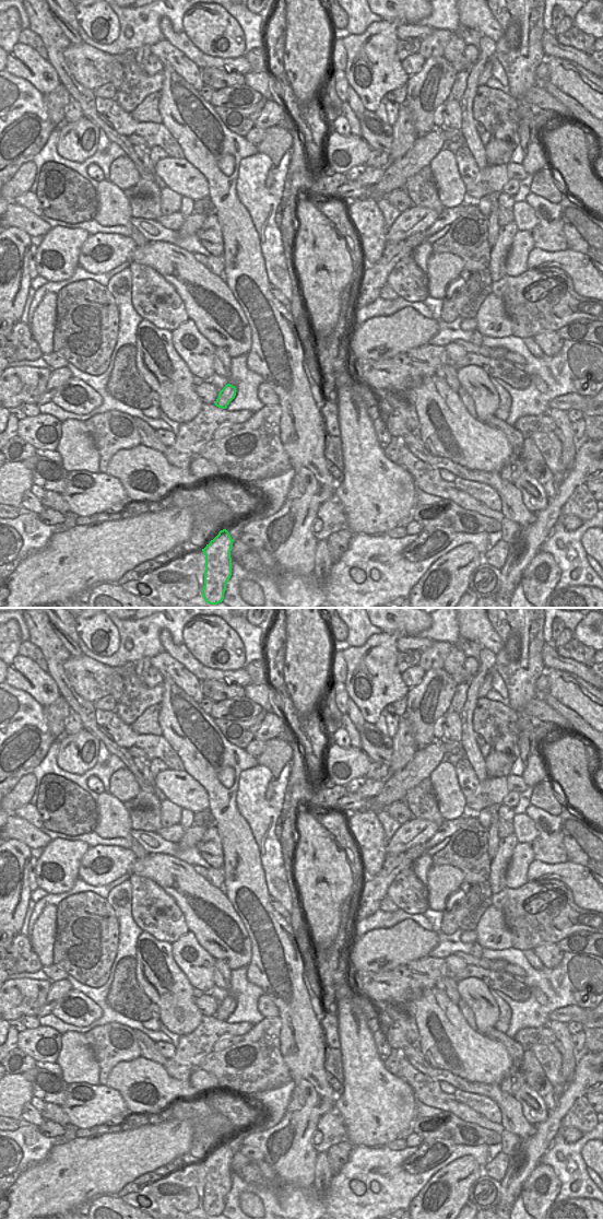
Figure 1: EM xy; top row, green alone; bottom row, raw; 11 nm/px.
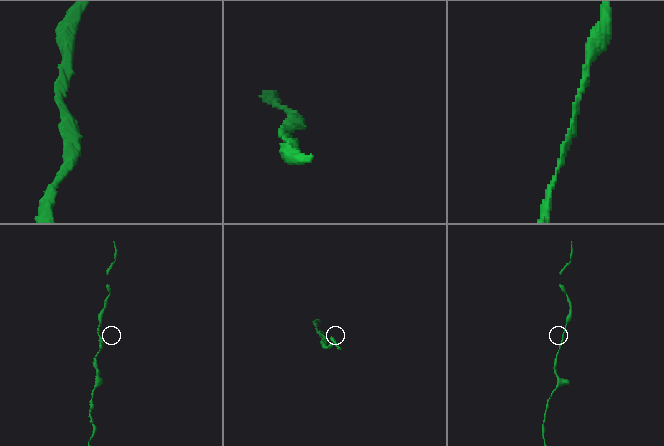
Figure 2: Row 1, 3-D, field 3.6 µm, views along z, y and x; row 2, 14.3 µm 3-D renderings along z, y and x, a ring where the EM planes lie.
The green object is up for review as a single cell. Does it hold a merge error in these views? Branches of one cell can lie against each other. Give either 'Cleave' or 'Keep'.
Keep.

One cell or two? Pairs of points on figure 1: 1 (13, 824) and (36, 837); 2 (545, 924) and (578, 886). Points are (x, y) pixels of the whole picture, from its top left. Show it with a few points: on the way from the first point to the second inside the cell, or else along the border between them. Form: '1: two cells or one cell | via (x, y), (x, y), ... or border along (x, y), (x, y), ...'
1: one cell | via (19, 829), (31, 834)
2: two cells | border along (550, 879), (562, 881), (579, 906), (591, 910)

